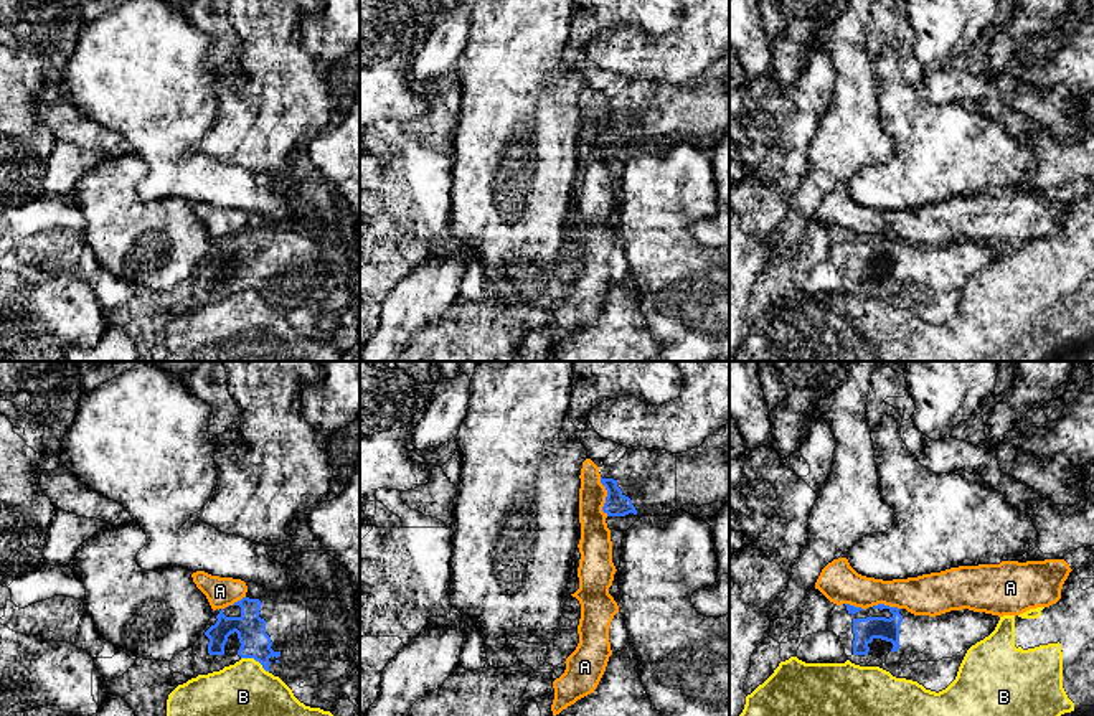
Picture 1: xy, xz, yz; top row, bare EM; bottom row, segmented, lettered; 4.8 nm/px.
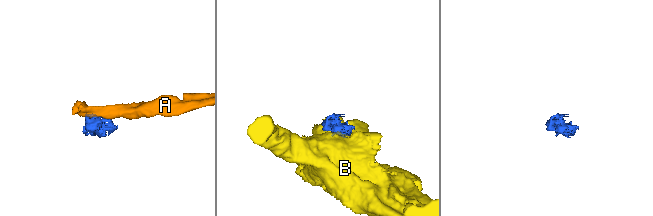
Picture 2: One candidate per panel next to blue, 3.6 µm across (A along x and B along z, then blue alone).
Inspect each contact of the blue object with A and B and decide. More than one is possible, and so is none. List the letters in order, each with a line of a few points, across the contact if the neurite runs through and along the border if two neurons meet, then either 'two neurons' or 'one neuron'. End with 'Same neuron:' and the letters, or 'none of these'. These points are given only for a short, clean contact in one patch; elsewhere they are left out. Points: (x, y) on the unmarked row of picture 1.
A: line xz (599, 108), (606, 121), (603, 141), (608, 146); two neurons
B: line xy (241, 287), (251, 287), (268, 302); two neurons
Same neuron: none of these

